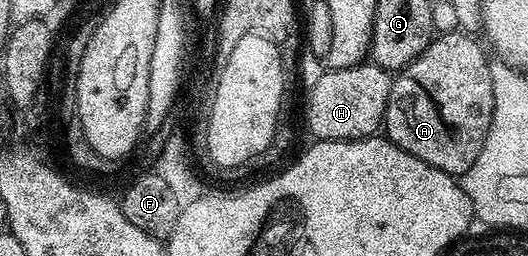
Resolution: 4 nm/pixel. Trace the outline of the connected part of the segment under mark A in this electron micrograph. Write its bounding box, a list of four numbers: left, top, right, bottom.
[384,32,493,176]

